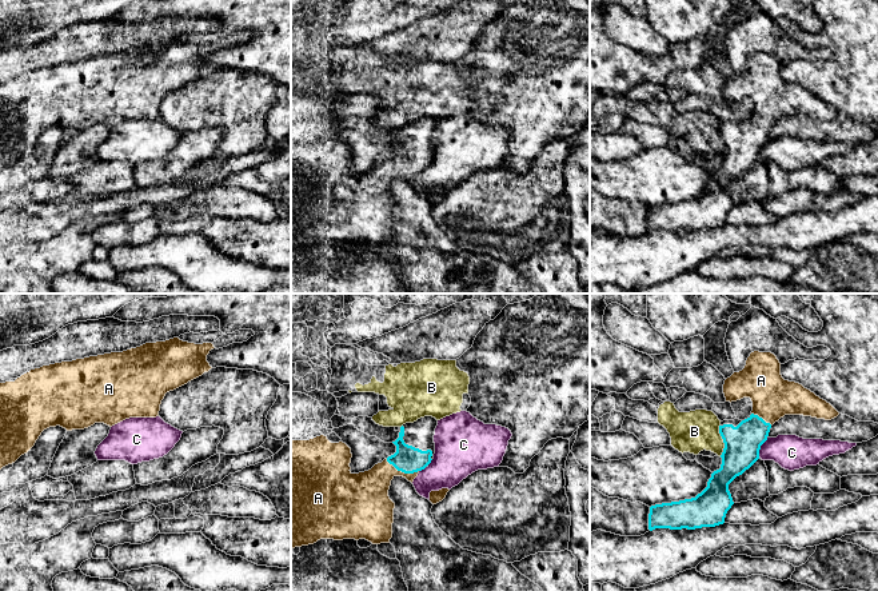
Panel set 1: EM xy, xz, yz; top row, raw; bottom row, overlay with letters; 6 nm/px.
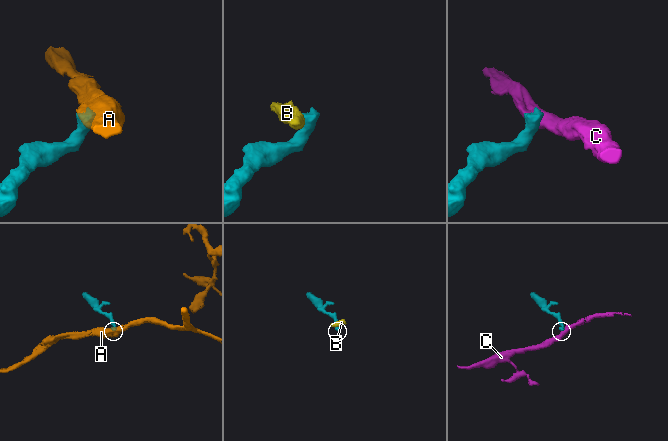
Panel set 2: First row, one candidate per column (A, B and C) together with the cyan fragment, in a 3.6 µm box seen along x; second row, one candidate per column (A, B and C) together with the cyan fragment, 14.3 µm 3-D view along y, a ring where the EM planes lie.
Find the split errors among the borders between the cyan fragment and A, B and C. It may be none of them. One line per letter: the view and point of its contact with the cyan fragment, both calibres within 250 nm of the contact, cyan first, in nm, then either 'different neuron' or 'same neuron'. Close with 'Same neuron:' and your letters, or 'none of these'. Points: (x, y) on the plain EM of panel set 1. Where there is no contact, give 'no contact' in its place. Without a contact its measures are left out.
A: contact xz (402, 172); calibres 160 and 260 nm; same neuron
B: contact yz (723, 142); calibres 220 and 240 nm; different neuron
C: contact yz (759, 148); calibres 220 and 220 nm; different neuron
Same neuron: A

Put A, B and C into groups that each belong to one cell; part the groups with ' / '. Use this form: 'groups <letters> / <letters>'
groups A / B / C

